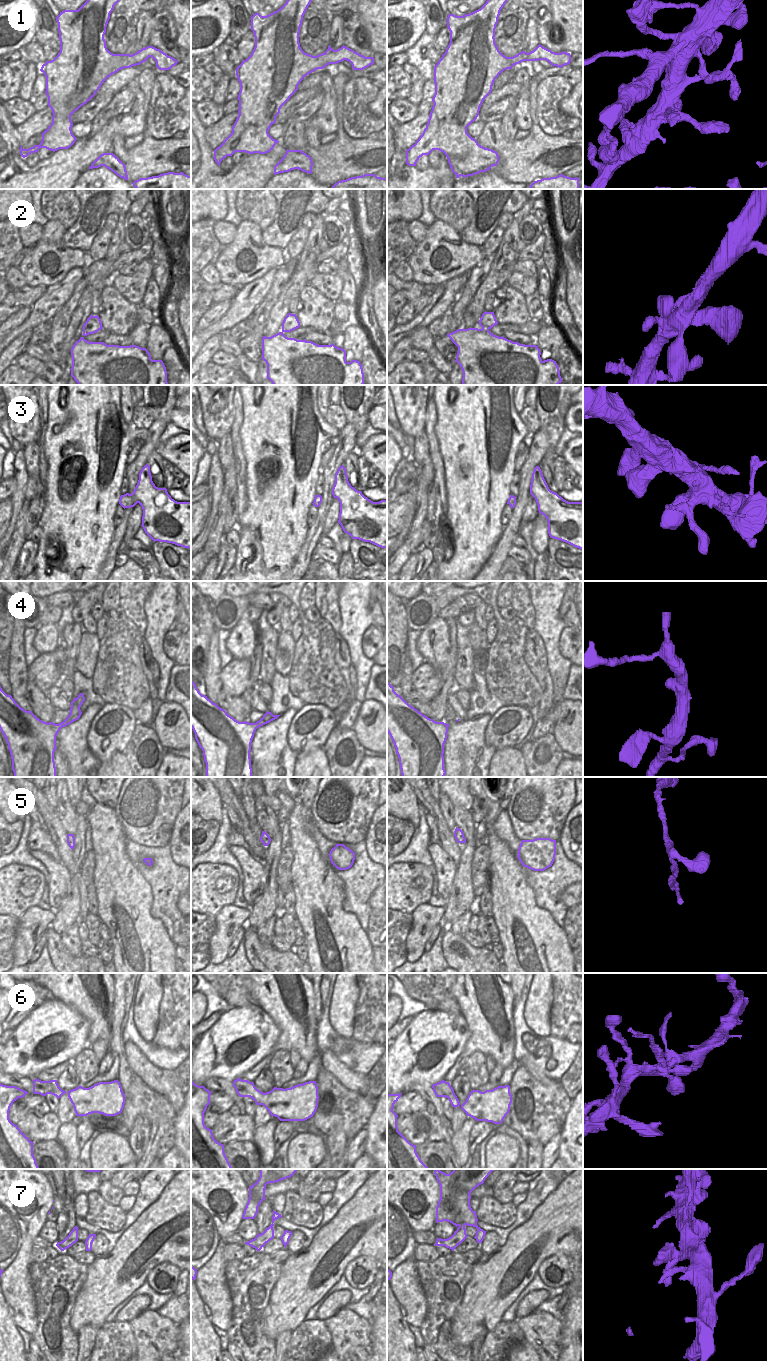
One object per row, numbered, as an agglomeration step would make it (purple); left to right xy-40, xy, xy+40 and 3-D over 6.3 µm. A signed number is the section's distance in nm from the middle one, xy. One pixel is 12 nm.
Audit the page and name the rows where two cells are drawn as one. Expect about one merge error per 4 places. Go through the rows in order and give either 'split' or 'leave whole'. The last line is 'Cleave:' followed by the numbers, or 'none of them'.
1: split
2: leave whole
3: leave whole
4: leave whole
5: leave whole
6: leave whole
7: leave whole
Cleave: 1

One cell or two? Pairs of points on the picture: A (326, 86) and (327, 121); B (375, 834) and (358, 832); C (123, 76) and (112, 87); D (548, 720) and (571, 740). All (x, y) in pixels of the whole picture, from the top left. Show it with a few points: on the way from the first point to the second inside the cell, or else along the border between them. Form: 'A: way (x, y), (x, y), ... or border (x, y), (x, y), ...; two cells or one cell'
A: way (327, 95), (326, 112); one cell
B: border (375, 811), (366, 837), (363, 840); two cells
C: way (120, 79), (115, 84); one cell
D: border (554, 724), (550, 730); two cells

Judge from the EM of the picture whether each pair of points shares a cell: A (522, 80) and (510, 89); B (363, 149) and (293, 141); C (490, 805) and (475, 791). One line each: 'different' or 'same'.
A: different
B: same
C: same

